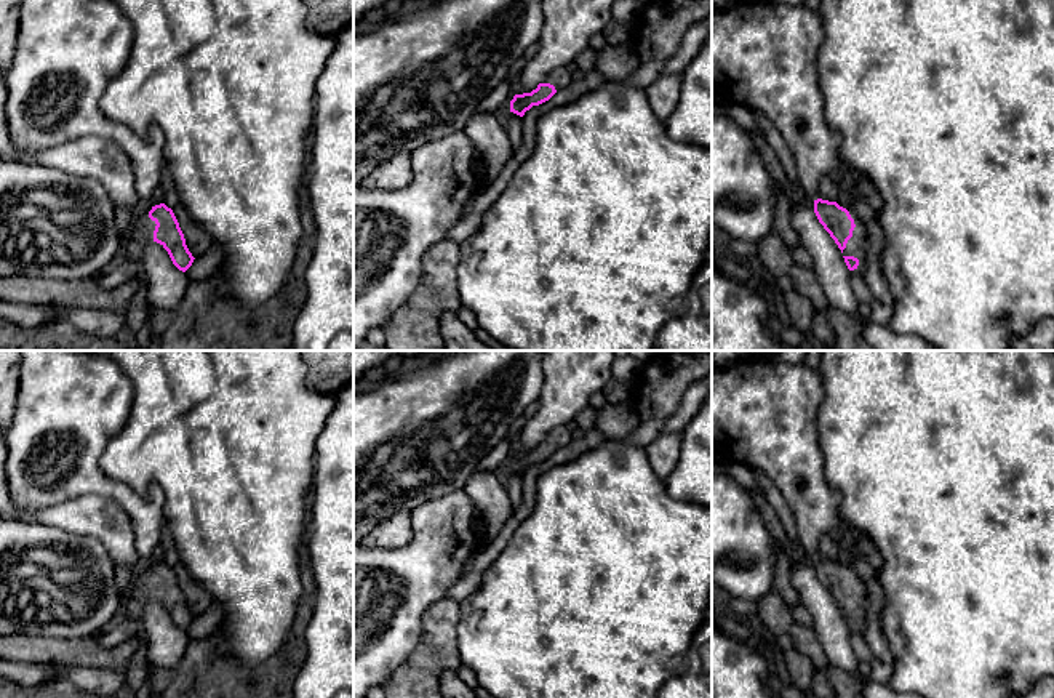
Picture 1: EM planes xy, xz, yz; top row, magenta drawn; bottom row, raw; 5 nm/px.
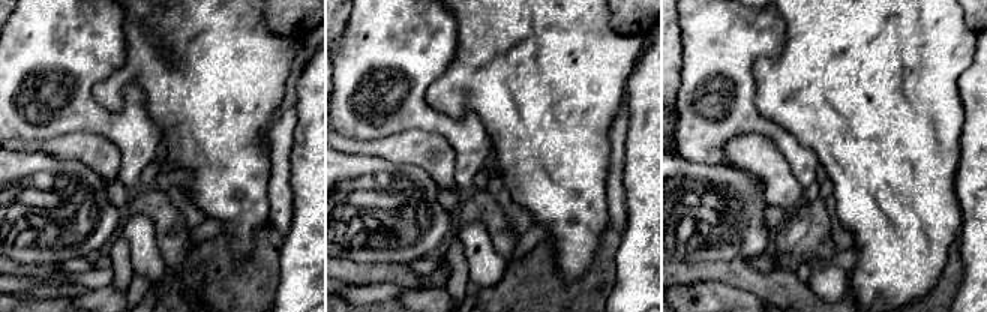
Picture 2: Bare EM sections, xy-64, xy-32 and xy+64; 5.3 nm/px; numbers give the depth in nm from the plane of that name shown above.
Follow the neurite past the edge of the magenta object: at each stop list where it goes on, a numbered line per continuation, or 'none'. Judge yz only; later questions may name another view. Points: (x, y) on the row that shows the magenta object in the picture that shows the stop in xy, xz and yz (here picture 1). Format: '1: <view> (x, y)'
1: yz (856, 245)

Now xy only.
1: xy (141, 232)

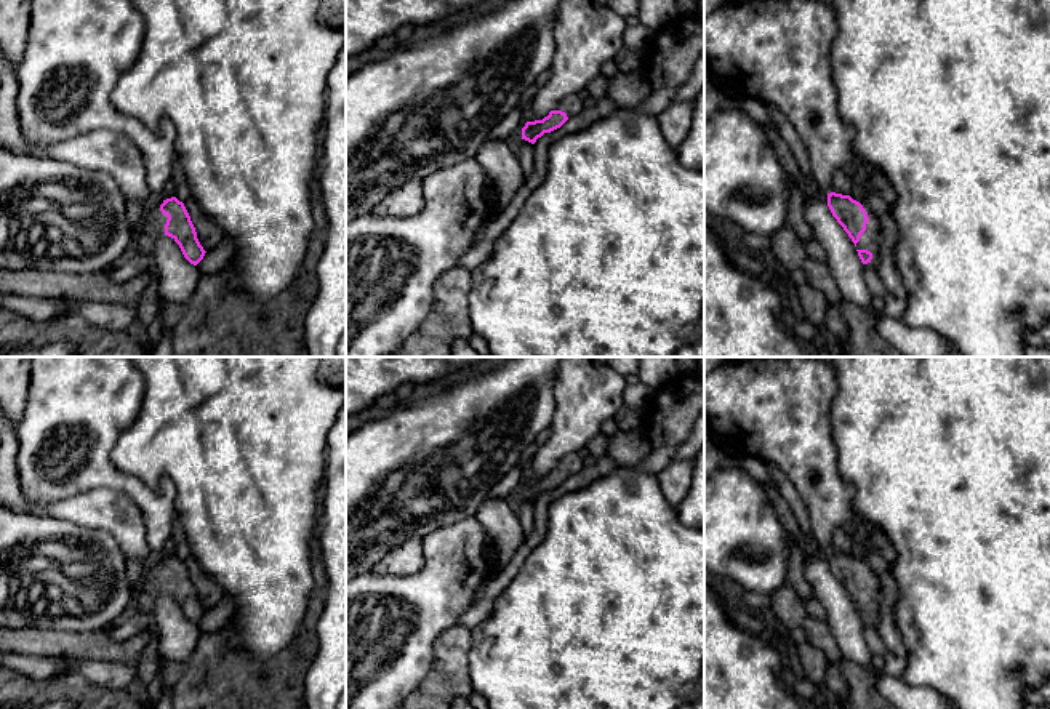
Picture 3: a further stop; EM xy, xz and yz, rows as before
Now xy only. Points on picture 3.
1: xy (152, 226)

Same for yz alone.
1: yz (869, 239)

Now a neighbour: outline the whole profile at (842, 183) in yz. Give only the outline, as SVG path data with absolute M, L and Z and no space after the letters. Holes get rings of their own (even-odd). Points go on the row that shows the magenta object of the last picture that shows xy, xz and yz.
M834 171L831 187L832 192L850 195L853 200L868 206L876 216L892 211L892 205L880 198L876 190L869 190L864 184L858 184L848 173Z

